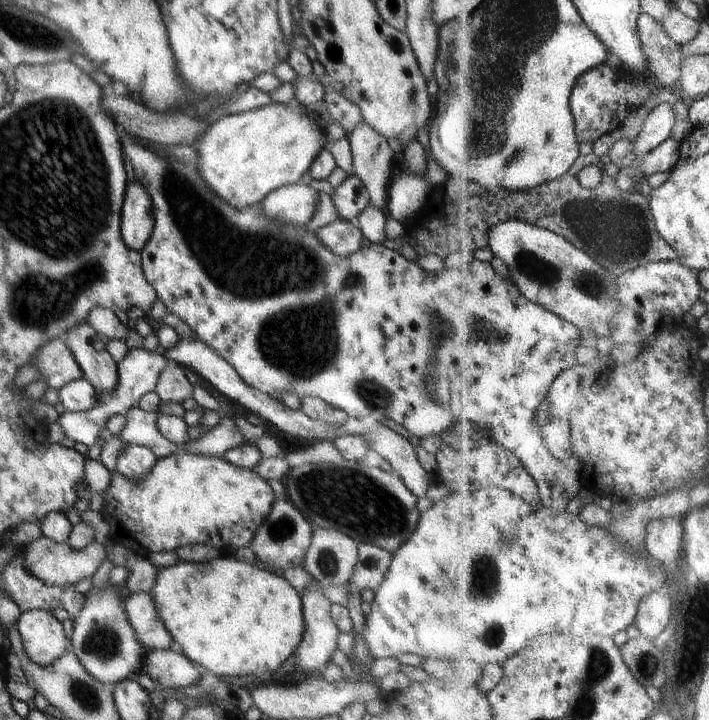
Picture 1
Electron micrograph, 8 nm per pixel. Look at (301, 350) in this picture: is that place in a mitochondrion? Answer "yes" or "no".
yes

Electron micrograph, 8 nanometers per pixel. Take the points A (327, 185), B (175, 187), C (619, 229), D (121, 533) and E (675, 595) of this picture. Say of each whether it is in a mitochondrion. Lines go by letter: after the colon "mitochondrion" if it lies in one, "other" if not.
A: other
B: mitochondrion
C: mitochondrion
D: other
E: other

